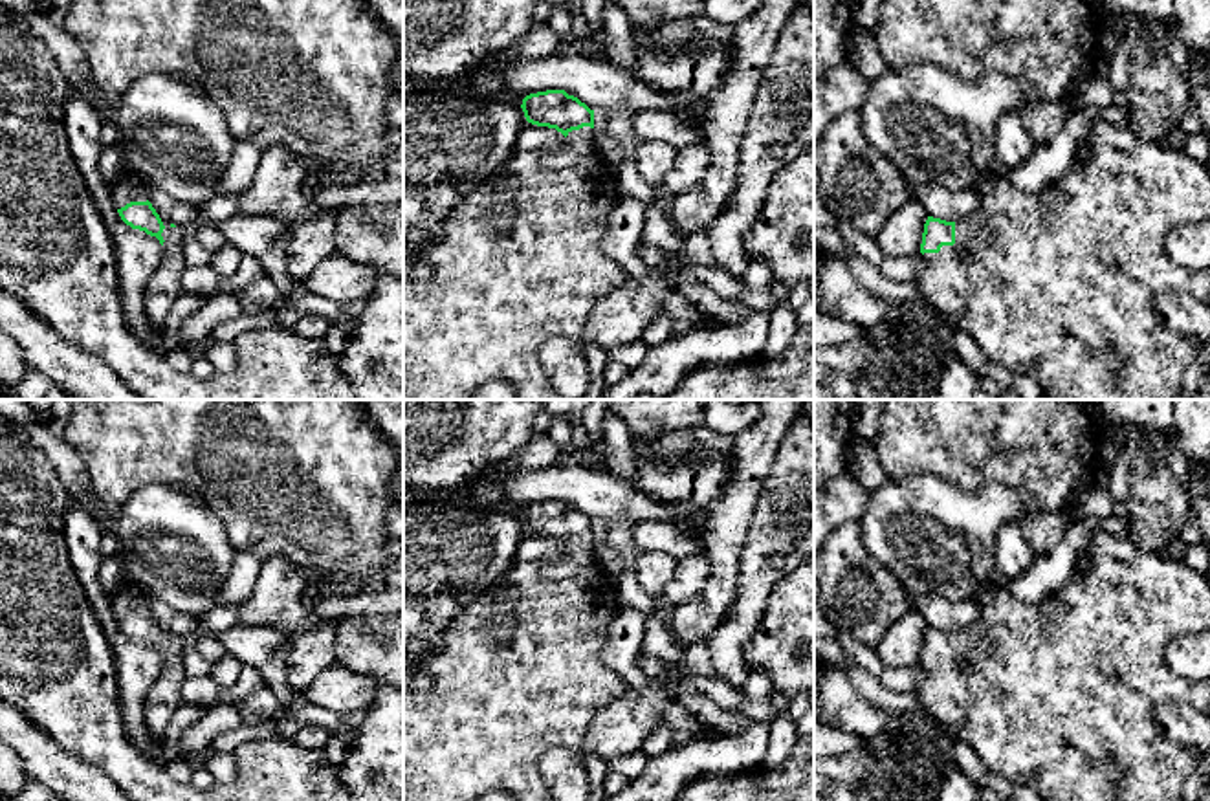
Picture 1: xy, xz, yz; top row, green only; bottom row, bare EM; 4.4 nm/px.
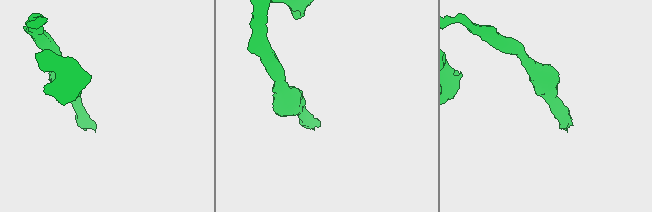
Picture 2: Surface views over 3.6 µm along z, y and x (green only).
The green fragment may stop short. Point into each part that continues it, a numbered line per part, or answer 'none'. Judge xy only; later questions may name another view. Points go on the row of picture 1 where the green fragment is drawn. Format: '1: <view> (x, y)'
1: xy (127, 189)

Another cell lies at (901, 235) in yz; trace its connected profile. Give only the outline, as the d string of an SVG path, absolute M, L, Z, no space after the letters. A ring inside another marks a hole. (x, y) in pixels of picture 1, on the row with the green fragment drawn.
M911 198L904 207L895 211L878 233L878 247L889 257L920 255L924 224L928 220L924 205Z

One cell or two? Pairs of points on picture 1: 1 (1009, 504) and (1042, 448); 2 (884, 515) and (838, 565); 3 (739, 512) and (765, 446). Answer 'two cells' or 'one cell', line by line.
1: two cells
2: two cells
3: one cell

